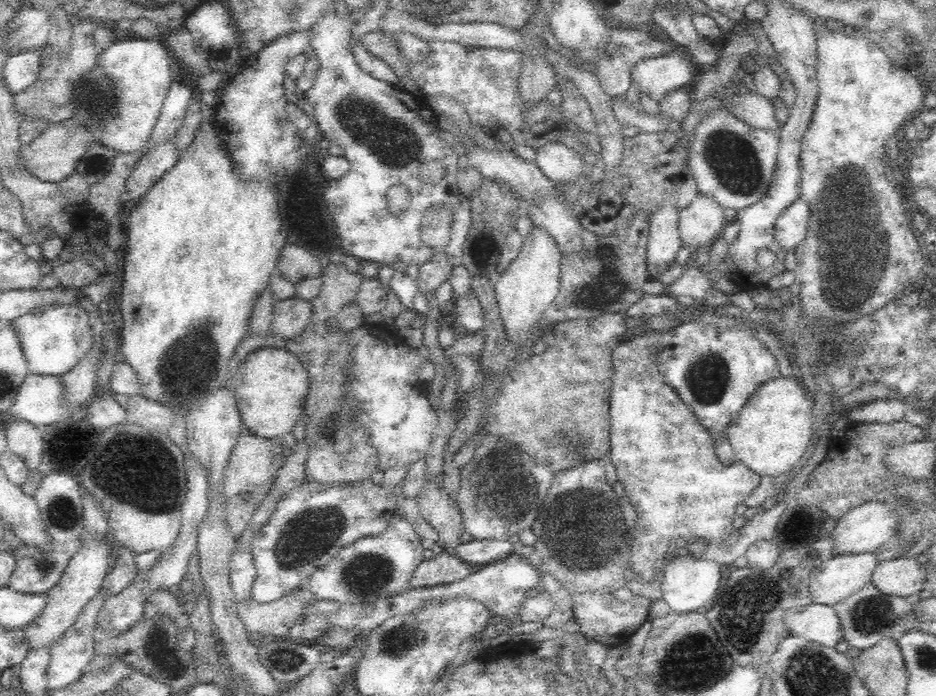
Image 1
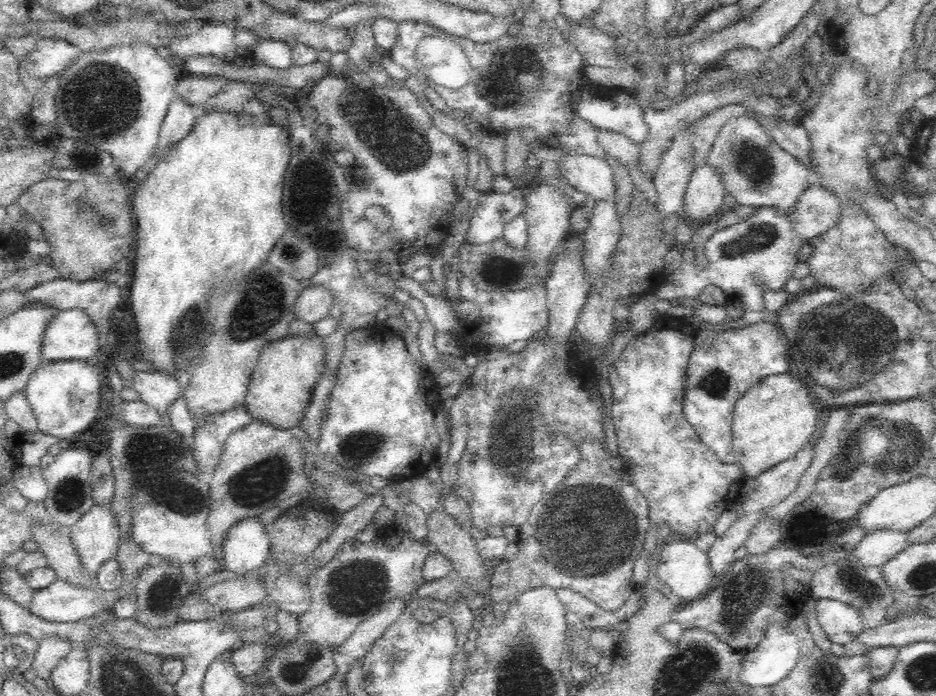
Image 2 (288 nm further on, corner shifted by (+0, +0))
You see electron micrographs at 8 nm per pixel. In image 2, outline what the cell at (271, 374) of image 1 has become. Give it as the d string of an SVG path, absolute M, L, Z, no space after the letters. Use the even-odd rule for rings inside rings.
M318 336L308 338L284 338L278 342L268 344L254 368L254 374L250 376L248 394L246 394L246 412L252 416L252 420L260 420L272 428L298 428L300 422L306 416L306 408L310 406L314 386L324 370L324 340Z

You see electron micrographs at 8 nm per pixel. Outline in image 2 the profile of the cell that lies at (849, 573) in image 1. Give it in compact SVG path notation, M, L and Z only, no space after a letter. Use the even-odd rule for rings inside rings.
M872 532L850 552L850 558L860 566L882 568L890 558L910 546L906 532Z

